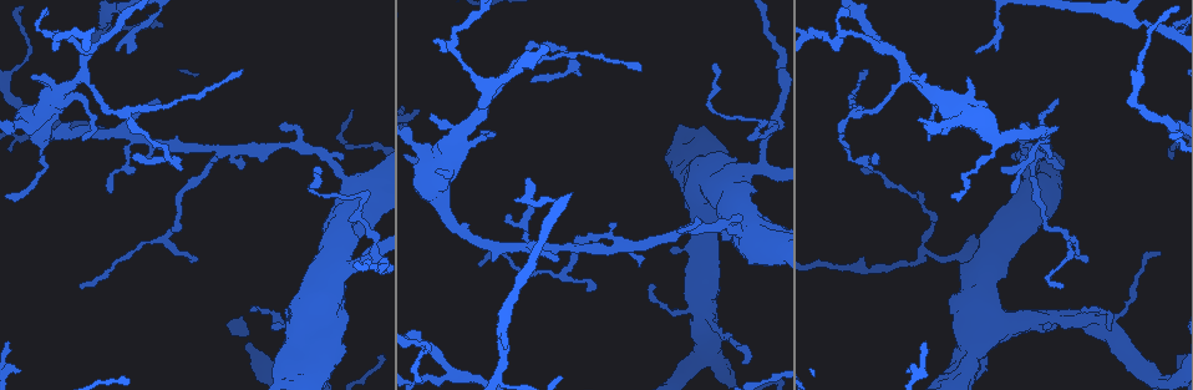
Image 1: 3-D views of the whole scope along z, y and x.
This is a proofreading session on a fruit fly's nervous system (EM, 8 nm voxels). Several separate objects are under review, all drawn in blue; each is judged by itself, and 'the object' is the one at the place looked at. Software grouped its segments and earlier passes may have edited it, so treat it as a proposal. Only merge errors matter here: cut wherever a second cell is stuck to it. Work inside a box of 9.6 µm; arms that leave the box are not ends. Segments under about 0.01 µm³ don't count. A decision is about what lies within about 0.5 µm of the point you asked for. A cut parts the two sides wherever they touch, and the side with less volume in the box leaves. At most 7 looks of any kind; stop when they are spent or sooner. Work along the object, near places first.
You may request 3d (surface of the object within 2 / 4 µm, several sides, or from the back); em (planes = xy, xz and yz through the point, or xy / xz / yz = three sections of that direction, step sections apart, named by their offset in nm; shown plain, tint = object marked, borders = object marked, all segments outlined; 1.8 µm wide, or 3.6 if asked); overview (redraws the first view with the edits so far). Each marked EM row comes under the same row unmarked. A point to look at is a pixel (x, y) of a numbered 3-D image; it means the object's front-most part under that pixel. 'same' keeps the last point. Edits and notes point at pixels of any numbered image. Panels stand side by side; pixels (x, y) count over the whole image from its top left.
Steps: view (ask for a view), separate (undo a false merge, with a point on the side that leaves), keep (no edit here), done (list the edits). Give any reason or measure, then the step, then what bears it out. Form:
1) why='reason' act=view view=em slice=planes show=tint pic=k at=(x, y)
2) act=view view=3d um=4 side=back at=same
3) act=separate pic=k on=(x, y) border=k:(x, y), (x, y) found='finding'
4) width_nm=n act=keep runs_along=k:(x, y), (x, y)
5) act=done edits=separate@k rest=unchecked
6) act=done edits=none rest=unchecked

why='abrupt turn' act=view view=em slice=planes show=tint pic=1 at=(845, 34)

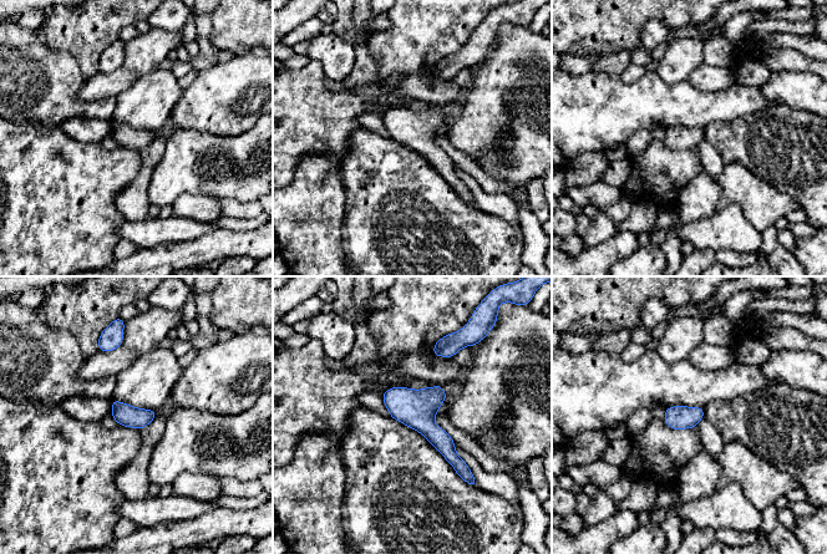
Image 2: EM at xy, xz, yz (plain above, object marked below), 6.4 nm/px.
act=keep runs_along=2:(389, 392), (445, 445), (461, 472) found='continuous, no second cell'

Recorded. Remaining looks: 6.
why='three arms meet' act=view view=em slice=planes show=tint pic=1 at=(1043, 153)

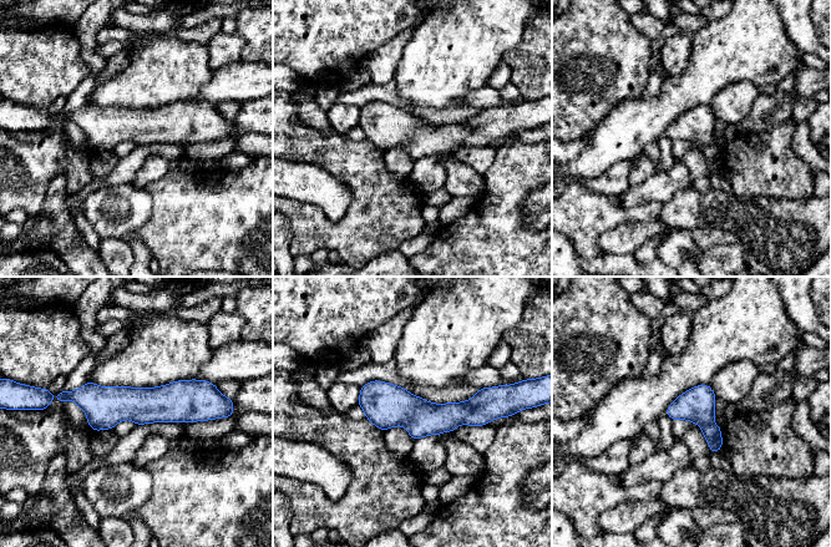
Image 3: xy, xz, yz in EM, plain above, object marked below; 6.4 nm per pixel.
act=keep runs_along=3:(61, 398), (208, 410) found='continuous, no second cell'

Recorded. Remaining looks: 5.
why='abrupt turn' act=view view=em slice=xy step=4 show=tint pic=1 at=(772, 125)

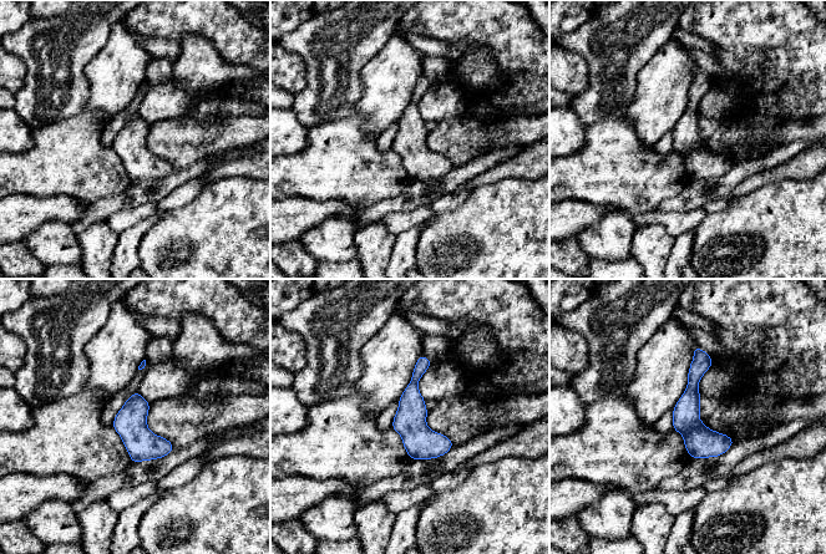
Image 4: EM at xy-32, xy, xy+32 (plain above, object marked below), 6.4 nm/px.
act=view view=em slice=planes show=tint at=same

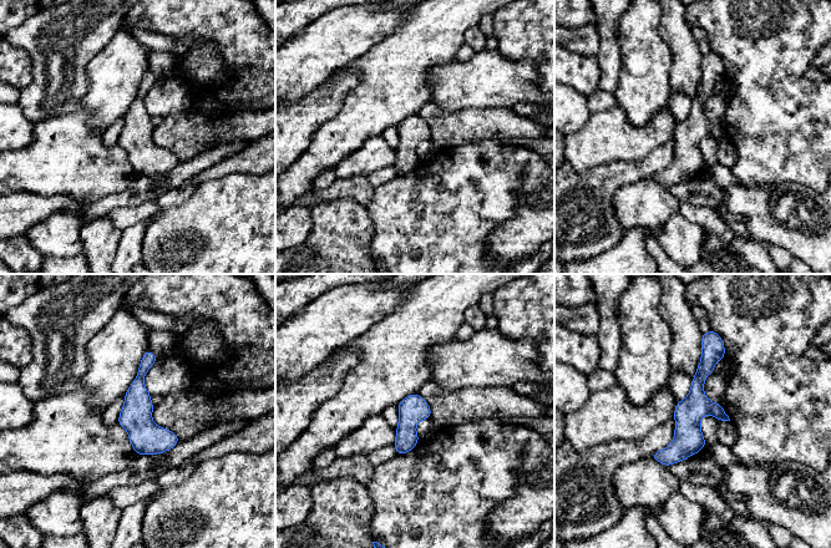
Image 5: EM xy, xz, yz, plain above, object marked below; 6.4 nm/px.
act=keep runs_along=5:(708, 340), (688, 439), (667, 462) found='continuous, no second cell'

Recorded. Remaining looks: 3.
act=done edits=none rest=unchecked

